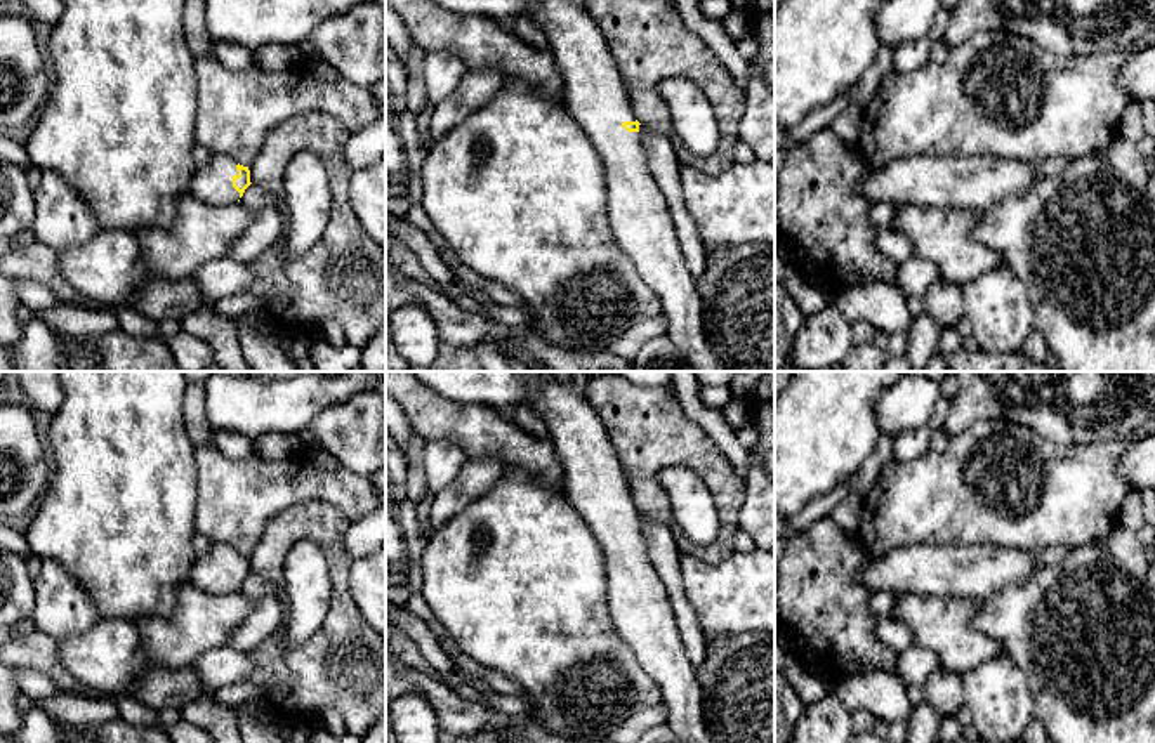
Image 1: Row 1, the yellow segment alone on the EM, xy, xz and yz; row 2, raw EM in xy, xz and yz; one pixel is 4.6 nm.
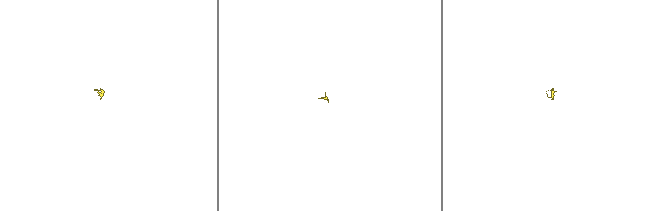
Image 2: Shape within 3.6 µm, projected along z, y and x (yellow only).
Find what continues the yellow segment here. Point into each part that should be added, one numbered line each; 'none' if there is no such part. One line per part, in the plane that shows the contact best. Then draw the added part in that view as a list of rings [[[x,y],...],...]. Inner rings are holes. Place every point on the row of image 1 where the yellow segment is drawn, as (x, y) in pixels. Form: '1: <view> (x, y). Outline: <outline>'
1: xy (212, 184). Outline: [[[212,158],[198,167],[189,182],[189,194],[207,205],[233,205],[240,193],[233,187],[233,175],[238,175],[236,161],[229,158]]]

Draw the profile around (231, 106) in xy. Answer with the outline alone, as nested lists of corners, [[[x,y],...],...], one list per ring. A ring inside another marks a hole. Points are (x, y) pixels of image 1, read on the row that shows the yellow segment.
[[[214,56],[198,57],[195,141],[214,158],[250,167],[267,132],[294,116],[325,113],[349,132],[375,120],[379,102],[370,87],[344,78],[320,78],[302,66],[264,71],[224,68]]]

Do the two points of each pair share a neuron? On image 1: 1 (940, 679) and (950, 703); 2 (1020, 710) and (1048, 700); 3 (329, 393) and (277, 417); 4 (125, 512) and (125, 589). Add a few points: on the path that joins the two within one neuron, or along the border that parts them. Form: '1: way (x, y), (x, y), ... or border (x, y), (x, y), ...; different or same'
1: way (940, 684), (947, 698); same
2: border (1018, 667), (1029, 686), (1034, 717); different
3: way (316, 393), (289, 407); same
4: way (125, 532), (125, 570); same

